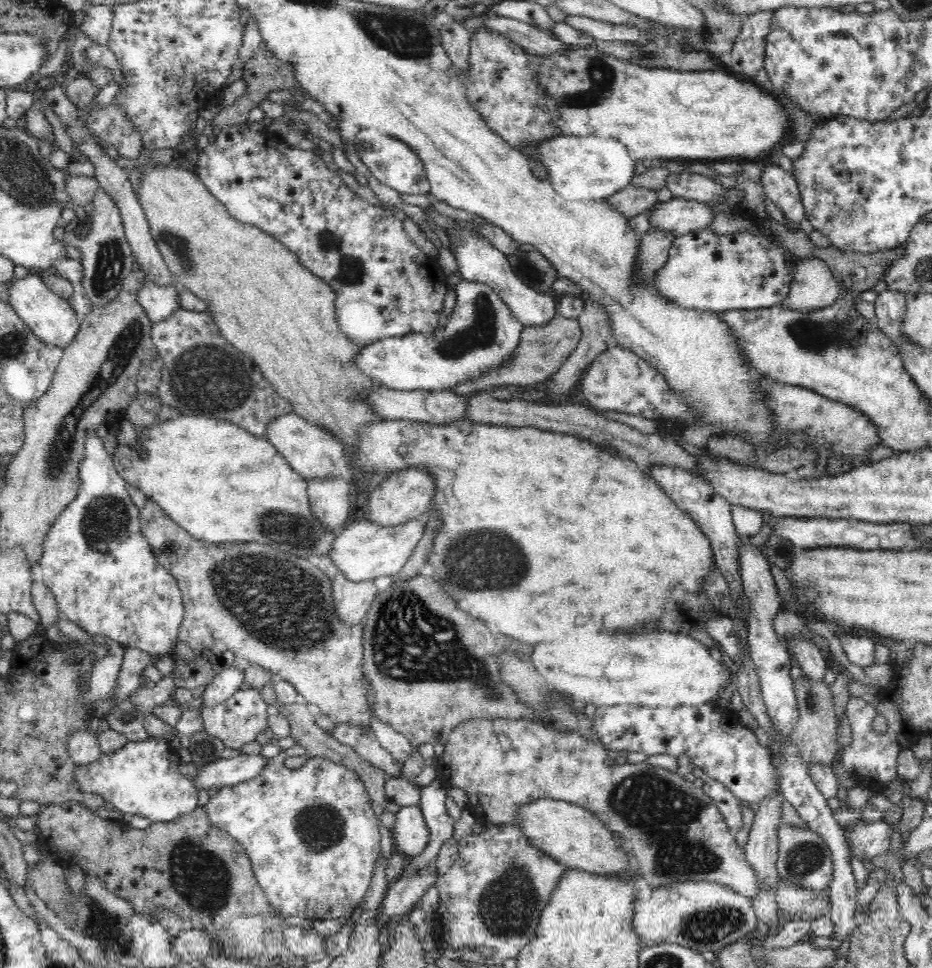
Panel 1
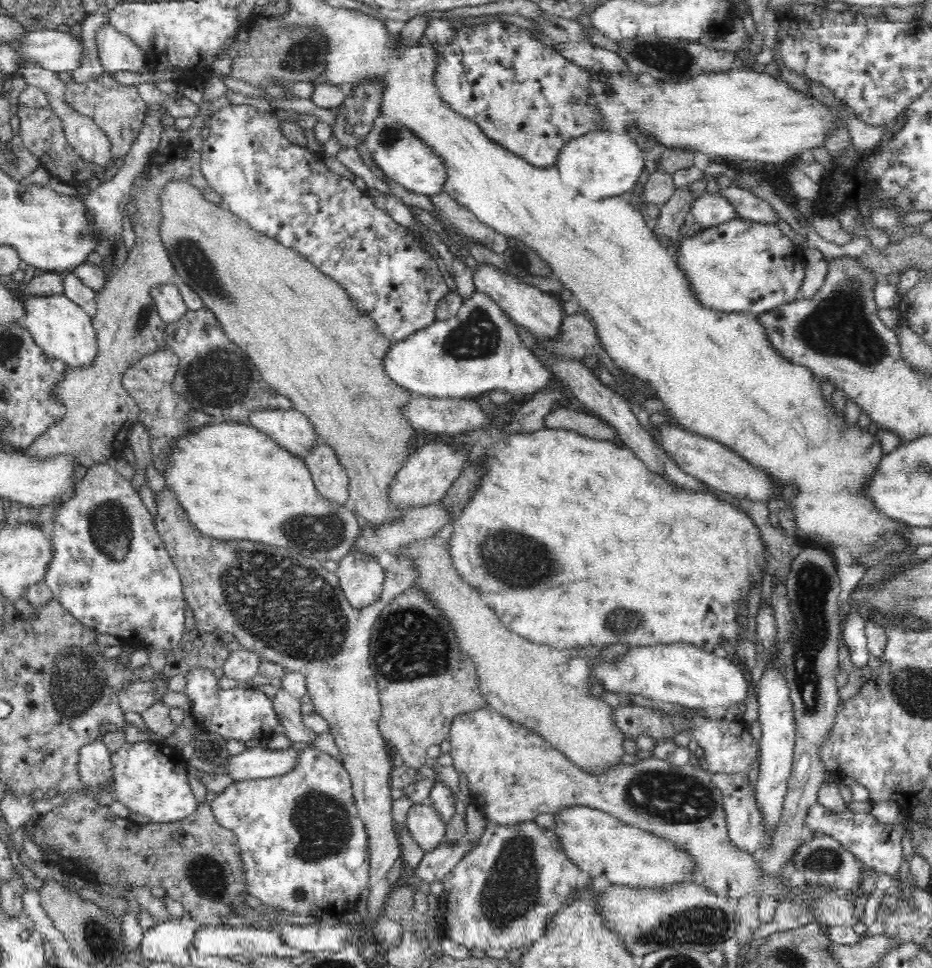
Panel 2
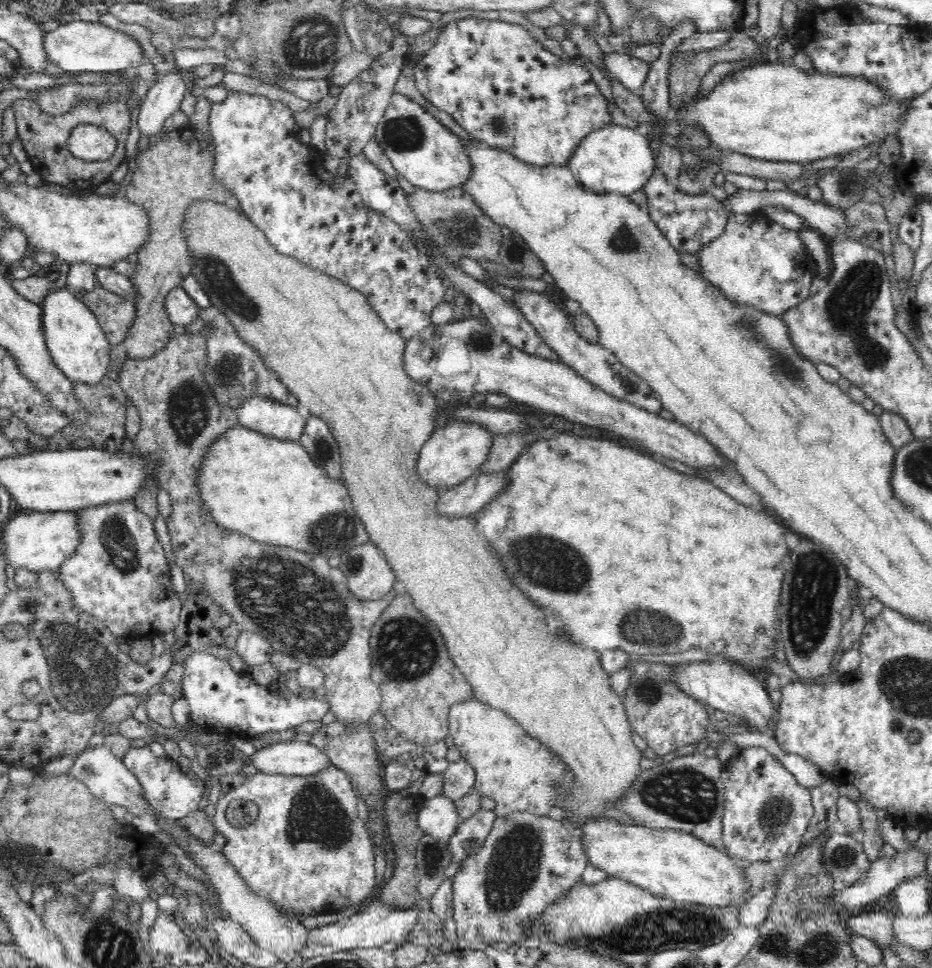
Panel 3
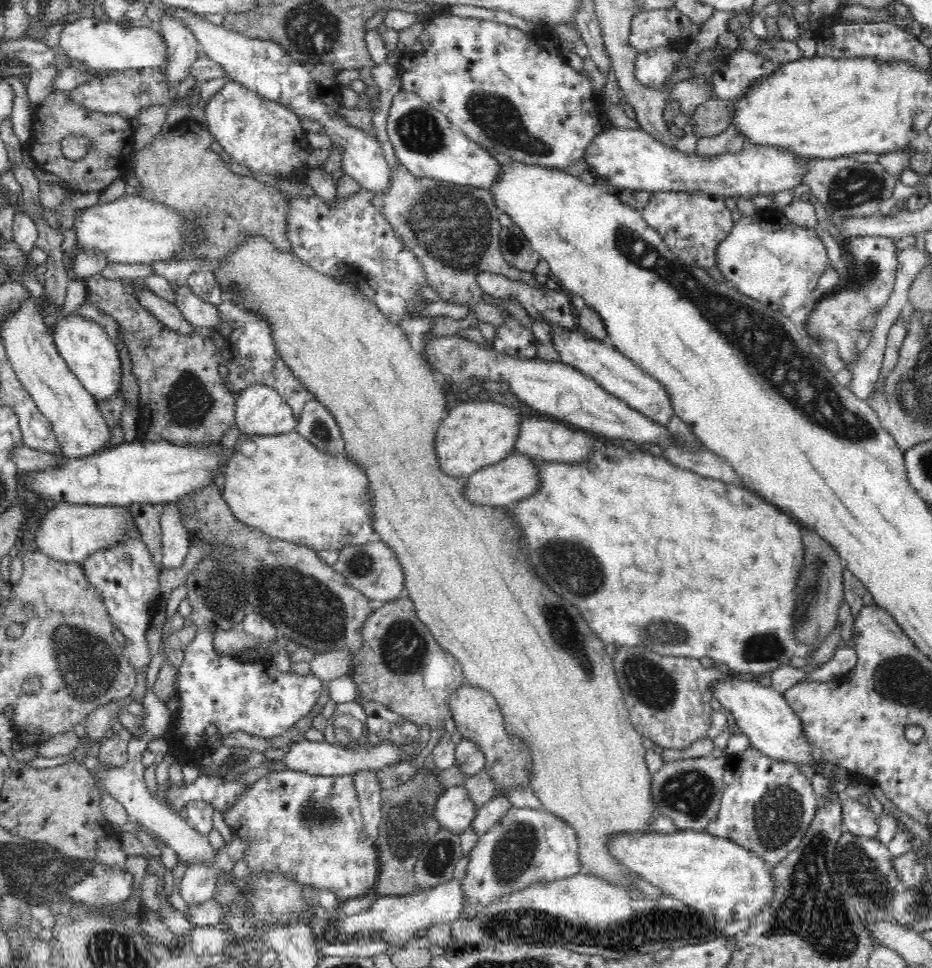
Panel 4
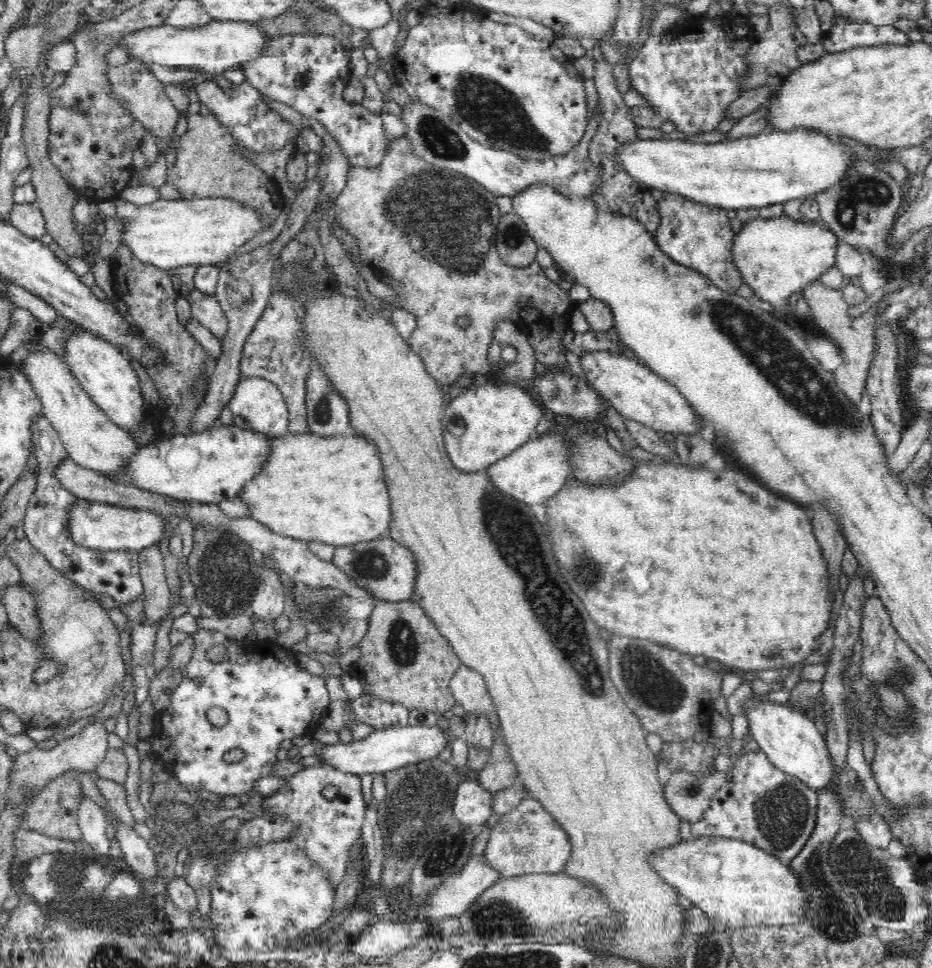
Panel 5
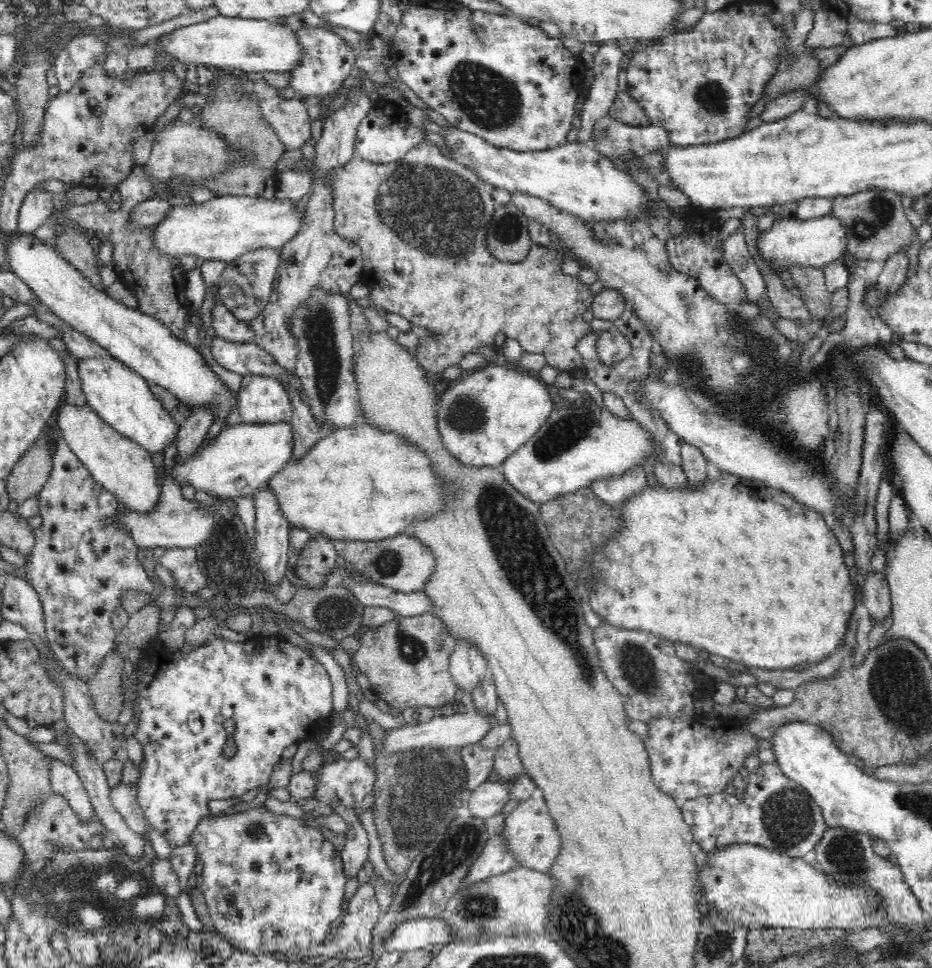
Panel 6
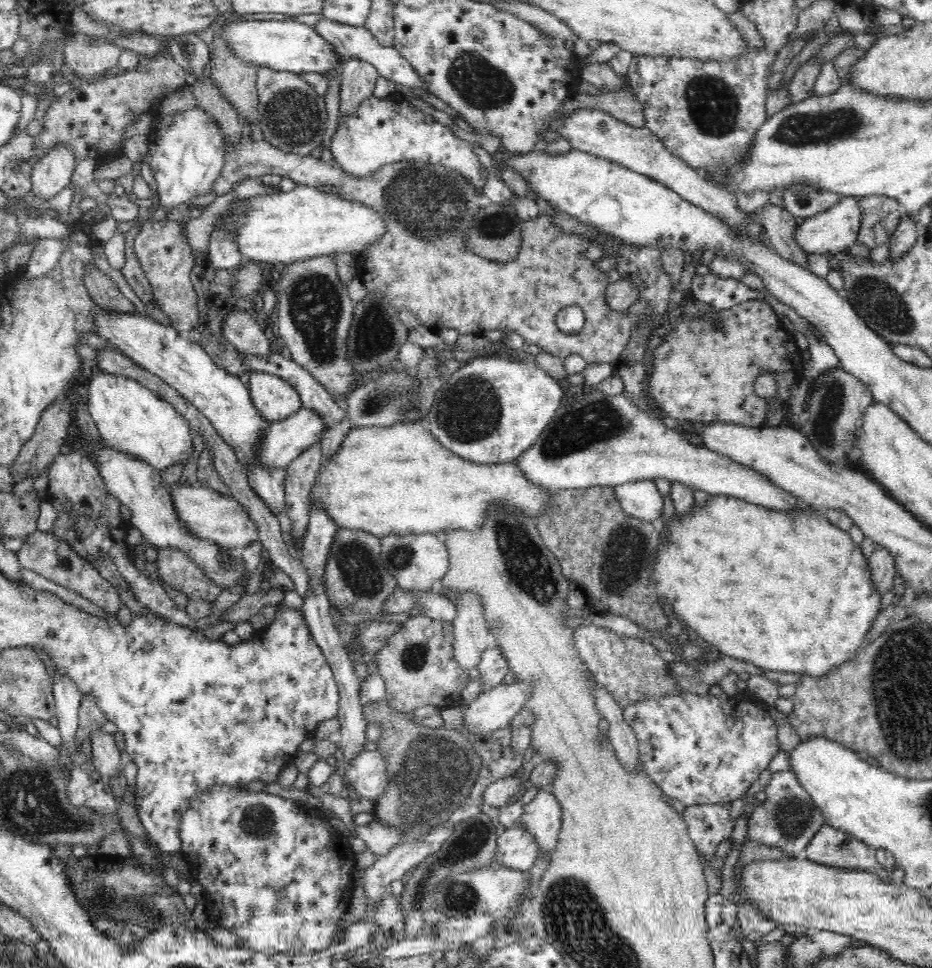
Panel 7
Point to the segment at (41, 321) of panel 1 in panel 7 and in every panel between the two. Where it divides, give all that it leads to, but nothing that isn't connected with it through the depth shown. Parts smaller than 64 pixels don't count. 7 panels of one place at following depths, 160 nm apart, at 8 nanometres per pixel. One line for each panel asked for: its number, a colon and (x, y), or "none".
2: (63, 330)
3: (78, 346)
4: (84, 345)
5: (103, 370)
6: (122, 398)
7: (131, 418)

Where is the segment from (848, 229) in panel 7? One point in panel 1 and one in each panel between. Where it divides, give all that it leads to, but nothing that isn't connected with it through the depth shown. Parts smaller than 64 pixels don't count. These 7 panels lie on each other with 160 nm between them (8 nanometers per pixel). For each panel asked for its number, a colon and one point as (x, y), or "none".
1: (707, 272)
2: (741, 266)
3: (755, 261)
4: (766, 257)
5: (776, 257)
6: (790, 242)

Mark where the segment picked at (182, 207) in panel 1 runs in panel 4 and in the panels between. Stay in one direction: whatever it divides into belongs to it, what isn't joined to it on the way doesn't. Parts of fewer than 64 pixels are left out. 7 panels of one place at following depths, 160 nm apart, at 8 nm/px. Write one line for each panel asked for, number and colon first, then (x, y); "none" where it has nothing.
2: (299, 327)
3: (324, 341)
4: (559, 693)

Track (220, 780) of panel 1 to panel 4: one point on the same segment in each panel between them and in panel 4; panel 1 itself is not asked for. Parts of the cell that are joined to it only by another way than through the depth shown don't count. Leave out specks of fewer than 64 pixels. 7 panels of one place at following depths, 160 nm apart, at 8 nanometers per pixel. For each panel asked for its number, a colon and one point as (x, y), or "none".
2: (257, 763)
3: (291, 758)
4: (317, 758)

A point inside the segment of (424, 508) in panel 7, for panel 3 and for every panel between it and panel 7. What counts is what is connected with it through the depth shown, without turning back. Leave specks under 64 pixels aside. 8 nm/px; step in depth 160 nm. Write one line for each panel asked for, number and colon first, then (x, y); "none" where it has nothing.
3: (256, 486)
4: (288, 489)
5: (331, 490)
6: (356, 484)

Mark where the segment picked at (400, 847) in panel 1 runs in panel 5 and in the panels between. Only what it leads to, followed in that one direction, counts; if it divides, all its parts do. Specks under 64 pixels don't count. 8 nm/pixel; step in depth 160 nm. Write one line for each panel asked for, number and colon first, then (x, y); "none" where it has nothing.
2: (425, 826)
3: (438, 818)
4: (453, 810)
5: (472, 806)

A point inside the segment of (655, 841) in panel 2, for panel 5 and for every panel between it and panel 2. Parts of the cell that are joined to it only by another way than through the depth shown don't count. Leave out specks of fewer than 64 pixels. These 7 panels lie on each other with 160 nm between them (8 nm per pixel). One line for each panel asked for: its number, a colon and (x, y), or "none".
3: (671, 864)
4: (712, 874)
5: (733, 882)

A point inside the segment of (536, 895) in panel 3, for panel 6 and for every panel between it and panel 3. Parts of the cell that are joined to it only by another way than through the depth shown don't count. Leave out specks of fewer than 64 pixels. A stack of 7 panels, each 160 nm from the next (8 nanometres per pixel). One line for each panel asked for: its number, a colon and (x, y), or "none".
4: (527, 847)
5: (528, 840)
6: (531, 835)

